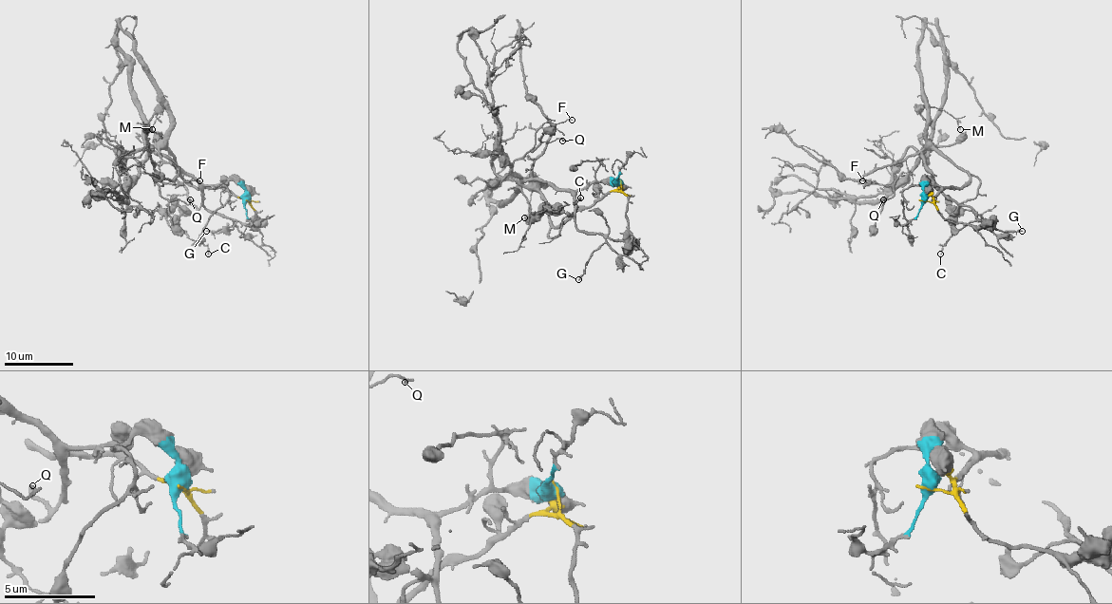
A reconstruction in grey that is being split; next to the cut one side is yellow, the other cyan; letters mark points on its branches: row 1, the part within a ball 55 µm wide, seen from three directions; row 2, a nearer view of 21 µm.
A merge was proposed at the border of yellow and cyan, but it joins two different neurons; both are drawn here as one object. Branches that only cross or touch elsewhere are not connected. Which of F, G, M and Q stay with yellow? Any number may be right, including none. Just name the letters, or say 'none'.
M

